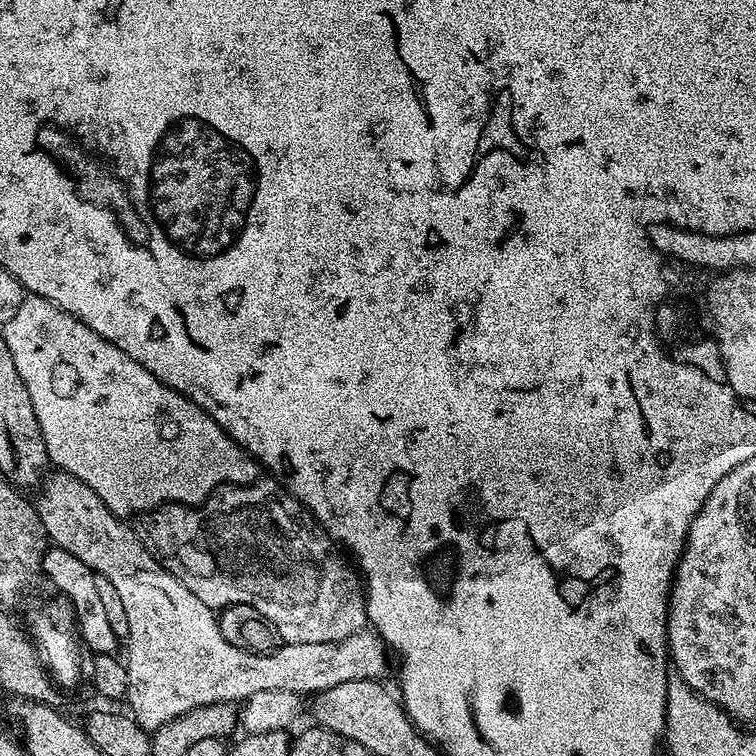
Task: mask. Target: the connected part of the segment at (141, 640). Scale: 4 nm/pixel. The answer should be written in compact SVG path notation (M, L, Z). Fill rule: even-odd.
M57 471L56 476L49 475L39 489L38 511L42 526L49 541L55 547L66 550L78 558L91 572L111 582L118 598L122 598L122 607L126 610L126 623L130 626L126 647L128 647L129 686L126 695L131 717L140 724L145 732L152 734L159 728L171 725L181 716L195 708L210 707L212 704L235 705L249 700L259 692L298 692L315 694L325 692L330 686L355 680L383 681L388 672L390 652L383 640L371 630L355 632L350 638L337 644L281 643L272 652L260 656L256 652L247 652L244 648L230 646L222 638L222 630L217 613L205 606L174 574L170 574L152 555L152 551L137 538L131 527L127 528L121 517L114 515L104 505L102 498L90 490L78 478L66 472Z

